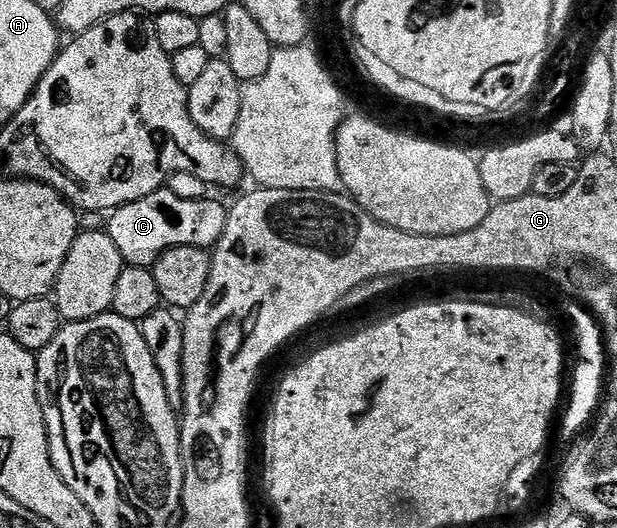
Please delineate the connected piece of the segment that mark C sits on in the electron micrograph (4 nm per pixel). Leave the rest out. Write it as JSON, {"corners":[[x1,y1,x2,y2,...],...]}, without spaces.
{"corners":[[167,188,156,190,143,200,119,207,108,215,107,233,115,240,119,256,123,256,126,266,152,267,154,262,171,248,194,246,209,250,217,245,223,236,229,215,226,203,216,202,216,197,199,200,182,200]]}

